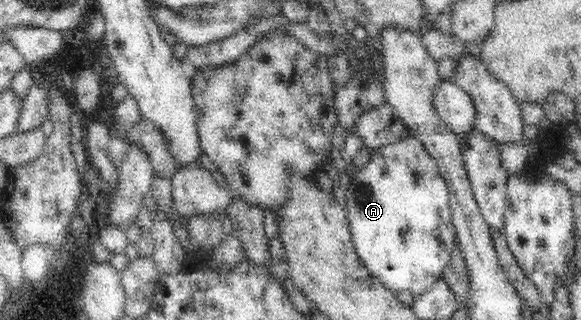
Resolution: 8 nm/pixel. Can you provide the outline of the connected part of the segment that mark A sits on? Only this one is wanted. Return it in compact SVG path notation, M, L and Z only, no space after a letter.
M410 137L389 143L372 151L369 162L357 169L344 190L345 210L350 224L351 238L362 264L372 276L396 293L408 291L414 297L429 291L443 277L452 256L456 228L452 223L448 186L440 175L436 160L428 154L420 140Z

